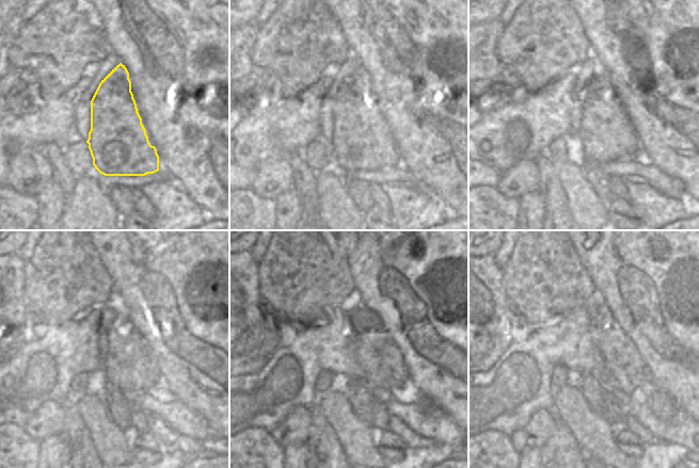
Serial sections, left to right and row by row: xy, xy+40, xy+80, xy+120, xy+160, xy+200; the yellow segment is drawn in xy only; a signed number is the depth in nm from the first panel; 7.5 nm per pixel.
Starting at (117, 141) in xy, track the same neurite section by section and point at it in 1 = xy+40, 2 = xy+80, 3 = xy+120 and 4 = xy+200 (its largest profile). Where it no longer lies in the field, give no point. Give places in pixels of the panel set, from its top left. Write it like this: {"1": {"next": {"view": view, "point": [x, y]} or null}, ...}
{"1": {"next": {"view": "xy+40", "point": [359, 139]}}, "2": {"next": {"view": "xy+80", "point": [603, 140]}}, "3": {"next": {"view": "xy+120", "point": [122, 343]}}, "4": {"next": {"view": "xy+200", "point": [607, 364]}}}

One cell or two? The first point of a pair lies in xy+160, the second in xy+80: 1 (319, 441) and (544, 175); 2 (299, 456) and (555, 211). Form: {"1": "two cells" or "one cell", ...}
{"1": "one cell", "2": "two cells"}

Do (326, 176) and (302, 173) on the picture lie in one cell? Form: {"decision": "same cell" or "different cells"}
{"decision": "different cells"}

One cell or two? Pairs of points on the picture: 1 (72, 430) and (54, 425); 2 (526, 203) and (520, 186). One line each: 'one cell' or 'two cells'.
1: two cells
2: two cells

